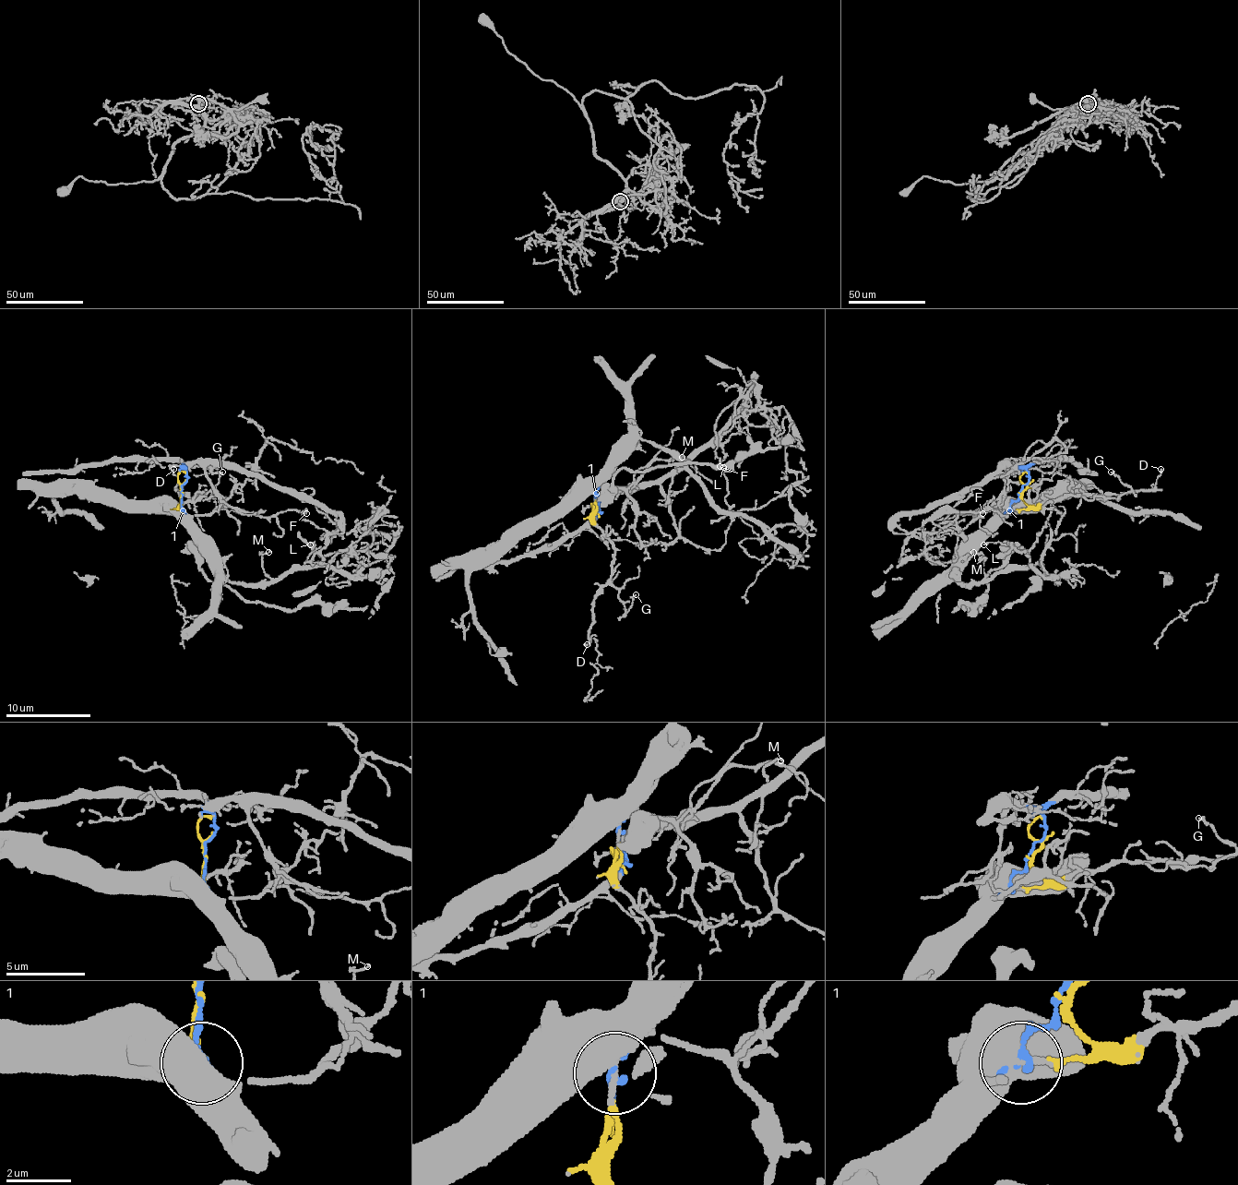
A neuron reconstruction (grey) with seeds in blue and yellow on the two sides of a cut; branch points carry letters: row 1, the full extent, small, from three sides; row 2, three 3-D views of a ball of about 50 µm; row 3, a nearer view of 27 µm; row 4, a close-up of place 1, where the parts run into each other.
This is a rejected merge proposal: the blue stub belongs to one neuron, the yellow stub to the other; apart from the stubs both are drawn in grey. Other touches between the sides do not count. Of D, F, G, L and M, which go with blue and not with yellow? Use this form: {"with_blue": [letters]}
{"with_blue": ["F"]}

